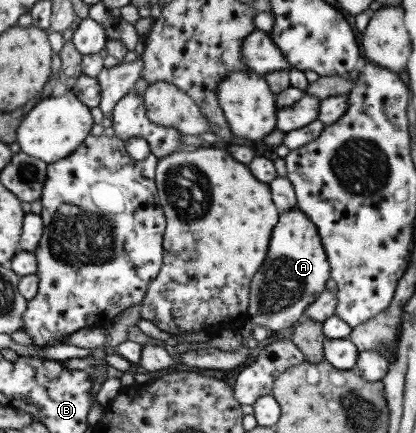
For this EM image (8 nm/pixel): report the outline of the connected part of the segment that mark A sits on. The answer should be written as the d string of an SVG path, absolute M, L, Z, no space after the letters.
M297 207L283 212L279 215L278 222L272 230L270 254L266 254L265 261L260 265L256 274L253 274L249 282L249 303L247 306L249 321L262 326L271 334L277 332L277 330L290 328L303 317L306 307L325 289L324 284L326 284L328 278L329 264L326 261L321 240L314 224Z

